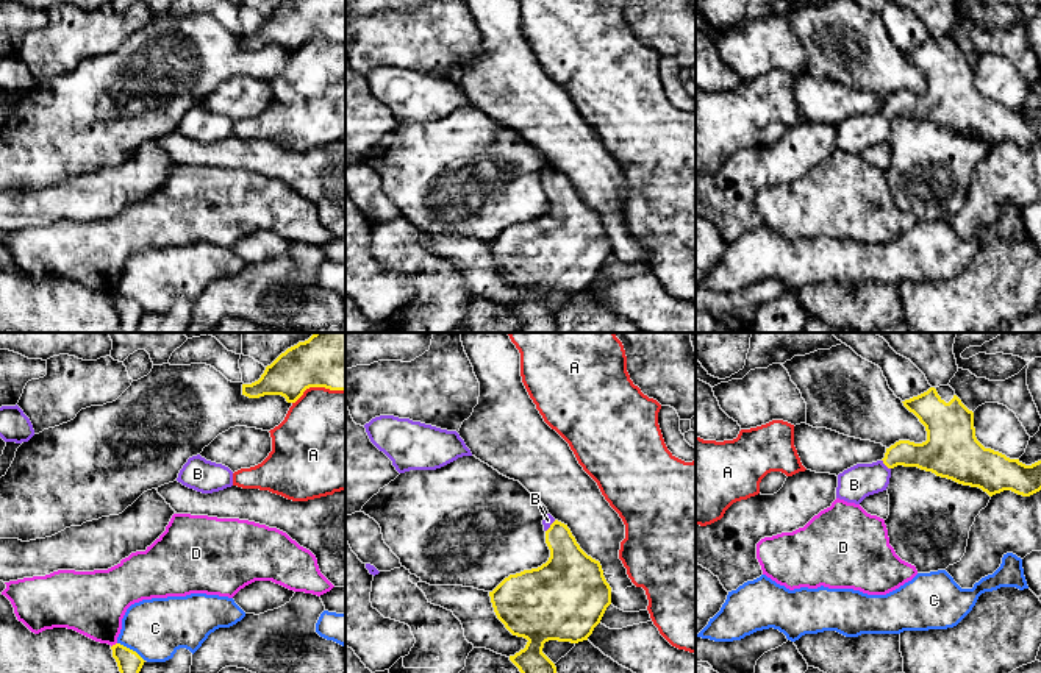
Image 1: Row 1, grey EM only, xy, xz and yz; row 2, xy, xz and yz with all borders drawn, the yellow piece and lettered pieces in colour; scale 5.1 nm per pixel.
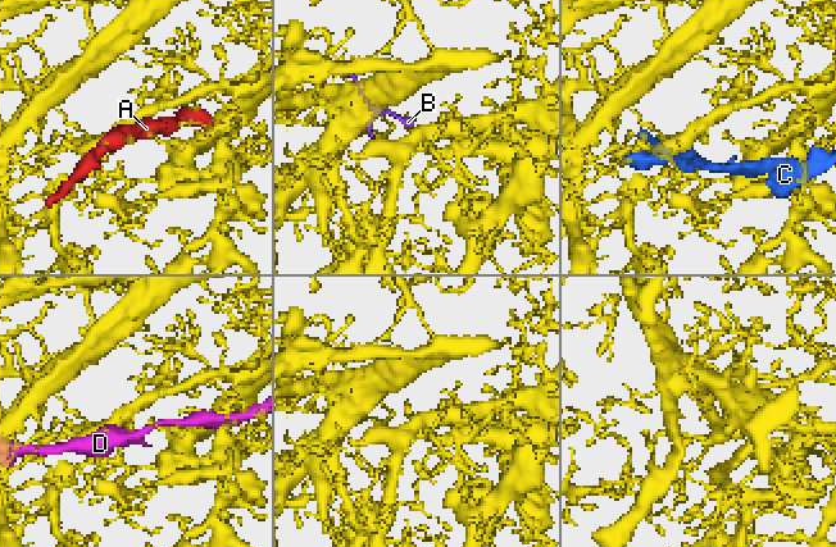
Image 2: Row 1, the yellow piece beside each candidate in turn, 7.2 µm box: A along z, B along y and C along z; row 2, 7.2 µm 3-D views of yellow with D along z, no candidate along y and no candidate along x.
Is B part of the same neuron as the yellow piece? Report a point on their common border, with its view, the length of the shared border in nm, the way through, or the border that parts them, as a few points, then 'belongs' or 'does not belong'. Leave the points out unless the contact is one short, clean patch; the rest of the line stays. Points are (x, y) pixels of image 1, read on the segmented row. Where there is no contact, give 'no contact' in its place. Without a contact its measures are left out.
meets yellow in yz at (885, 464); contact 70 nm long; runs through yz (932, 455), (896, 455), (885, 464), (871, 478), (854, 484); belongs

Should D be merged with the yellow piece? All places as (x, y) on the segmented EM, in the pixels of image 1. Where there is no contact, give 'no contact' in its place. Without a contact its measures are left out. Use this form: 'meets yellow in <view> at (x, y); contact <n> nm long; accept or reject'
meets yellow in xy at (113, 645); contact 40 nm long; reject

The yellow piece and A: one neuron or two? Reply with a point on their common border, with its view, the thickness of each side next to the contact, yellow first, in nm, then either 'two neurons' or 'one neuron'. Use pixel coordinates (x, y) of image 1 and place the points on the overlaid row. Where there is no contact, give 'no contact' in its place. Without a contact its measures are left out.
contact xy (318, 386); calibres 360 and 460 nm; two neurons

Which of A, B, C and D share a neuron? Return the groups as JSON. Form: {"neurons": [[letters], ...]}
{"neurons": [["A"], ["B"], ["C"], ["D"]]}

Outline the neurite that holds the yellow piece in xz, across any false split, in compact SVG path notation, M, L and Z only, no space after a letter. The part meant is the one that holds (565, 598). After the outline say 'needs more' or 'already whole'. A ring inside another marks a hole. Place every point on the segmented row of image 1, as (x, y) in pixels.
M547 514L542 520L550 557L538 568L505 578L492 592L497 618L517 637L527 639L524 650L510 656L520 673L556 673L555 664L542 653L549 640L578 643L588 640L611 604L611 587L599 561L588 556L567 525Z; needs more

